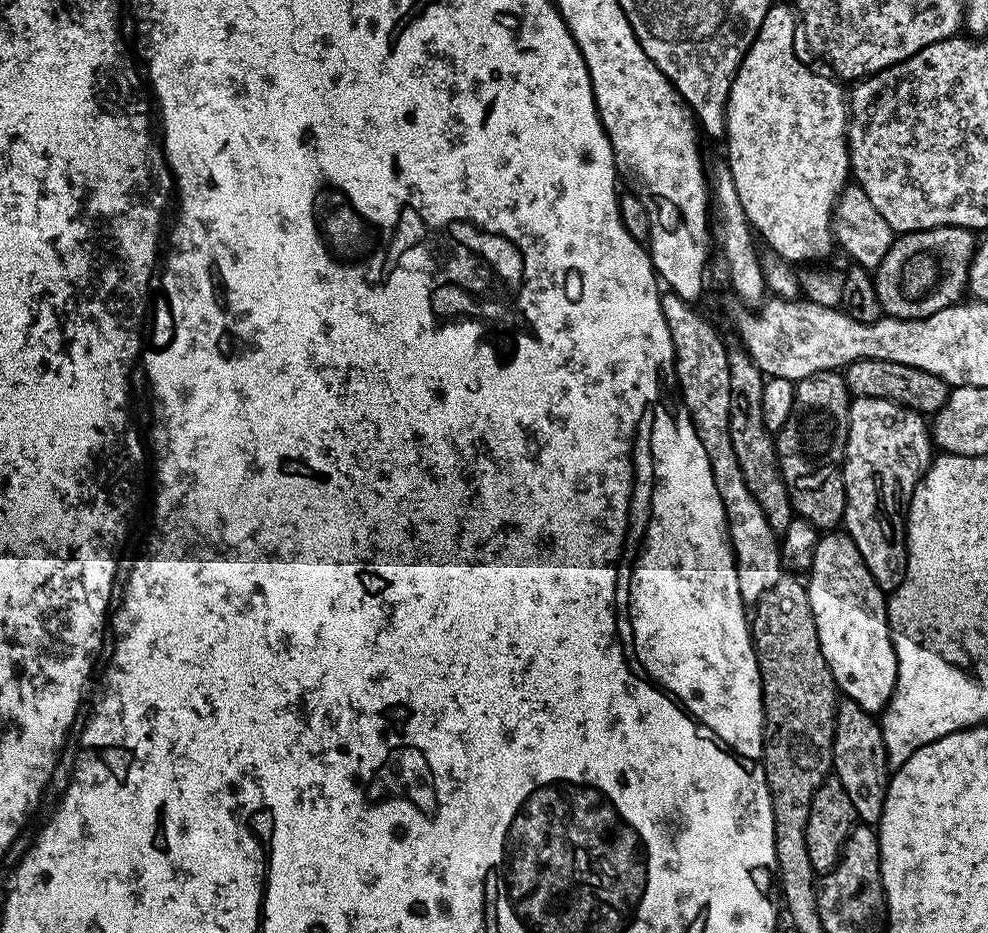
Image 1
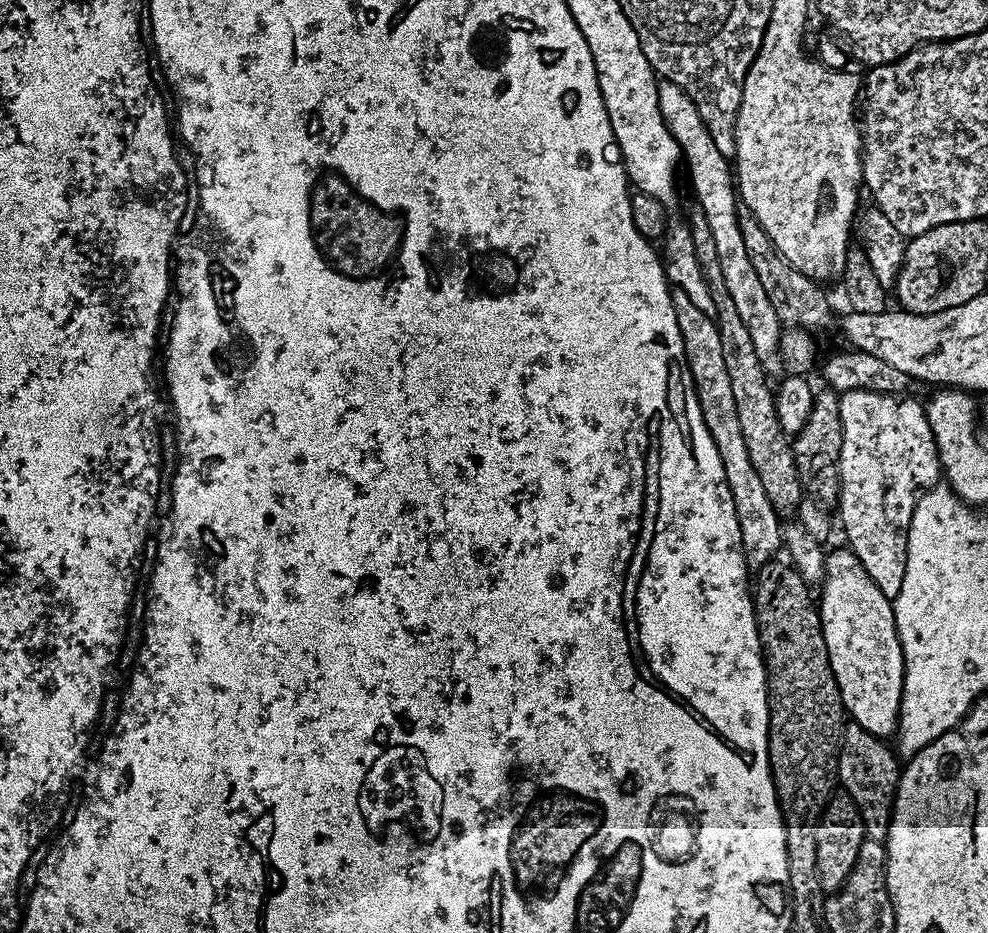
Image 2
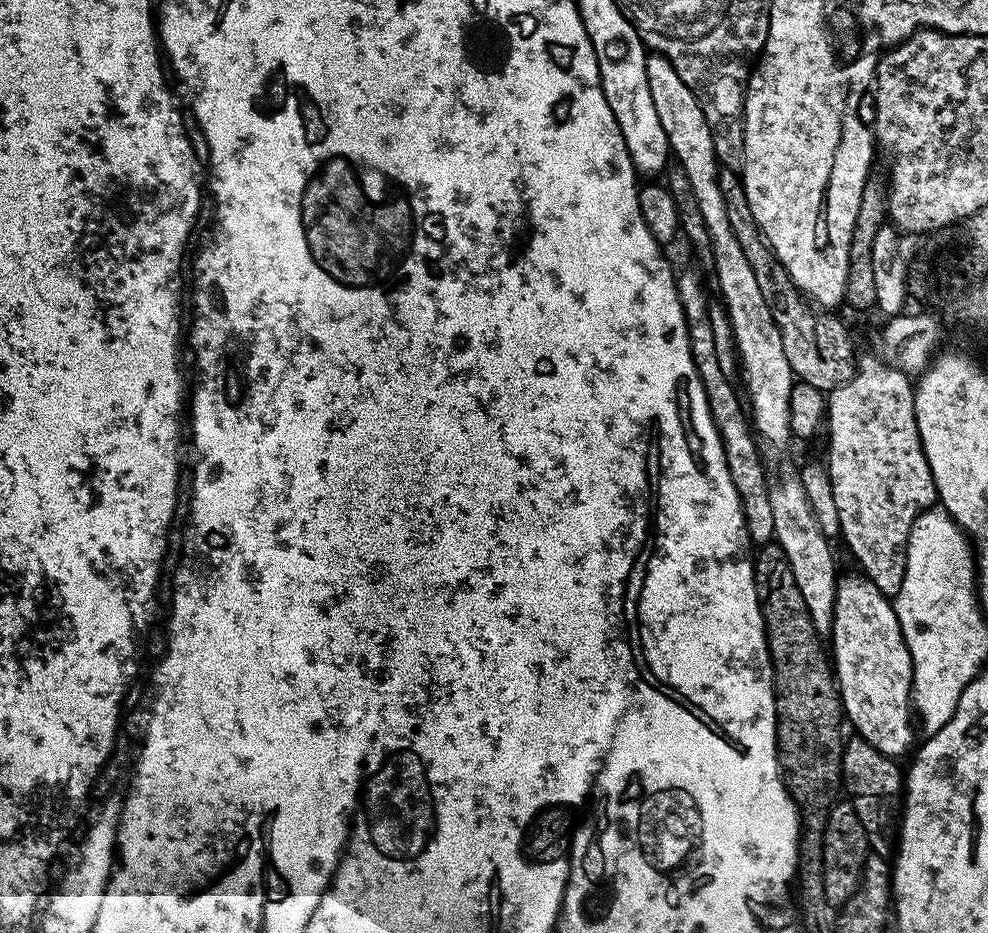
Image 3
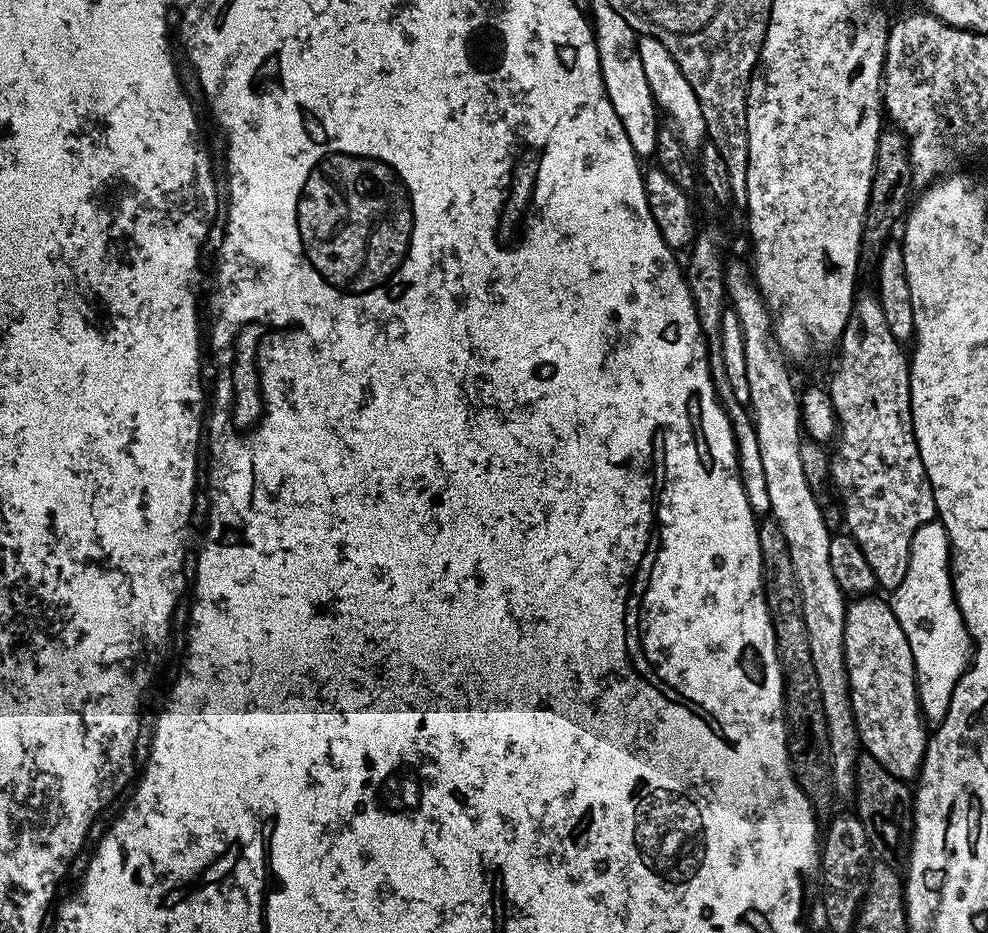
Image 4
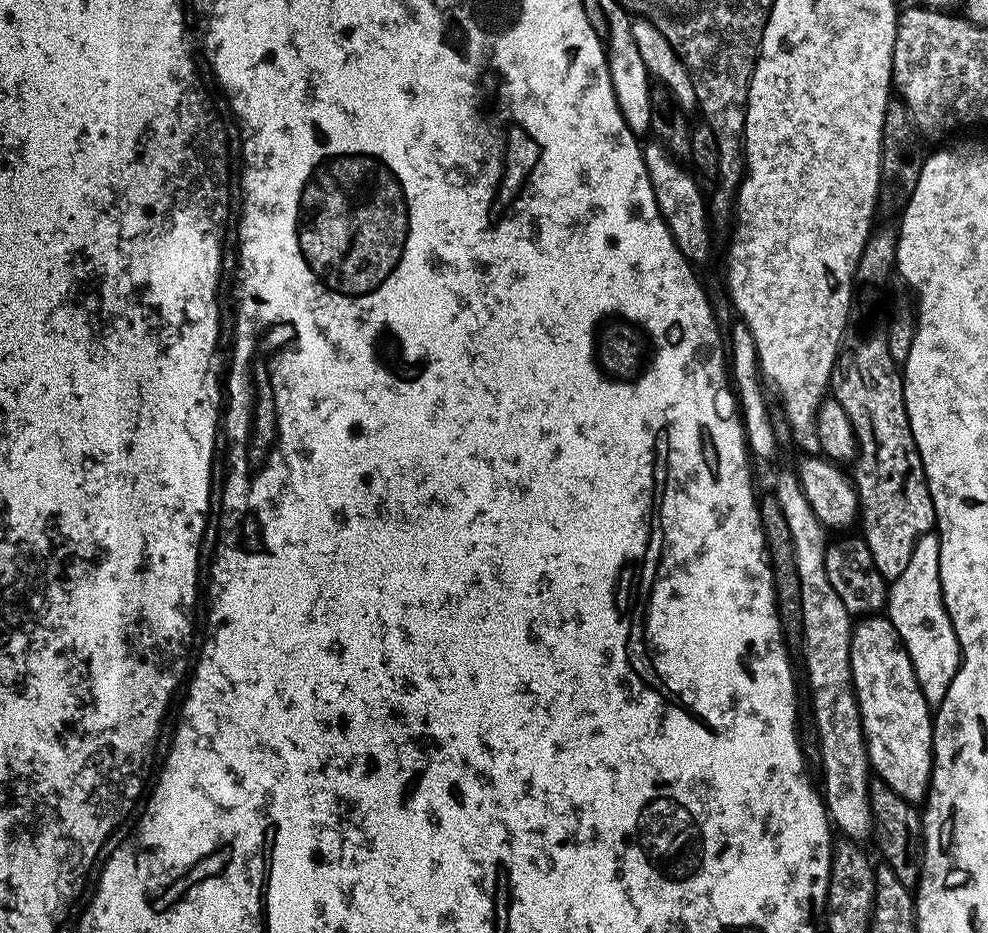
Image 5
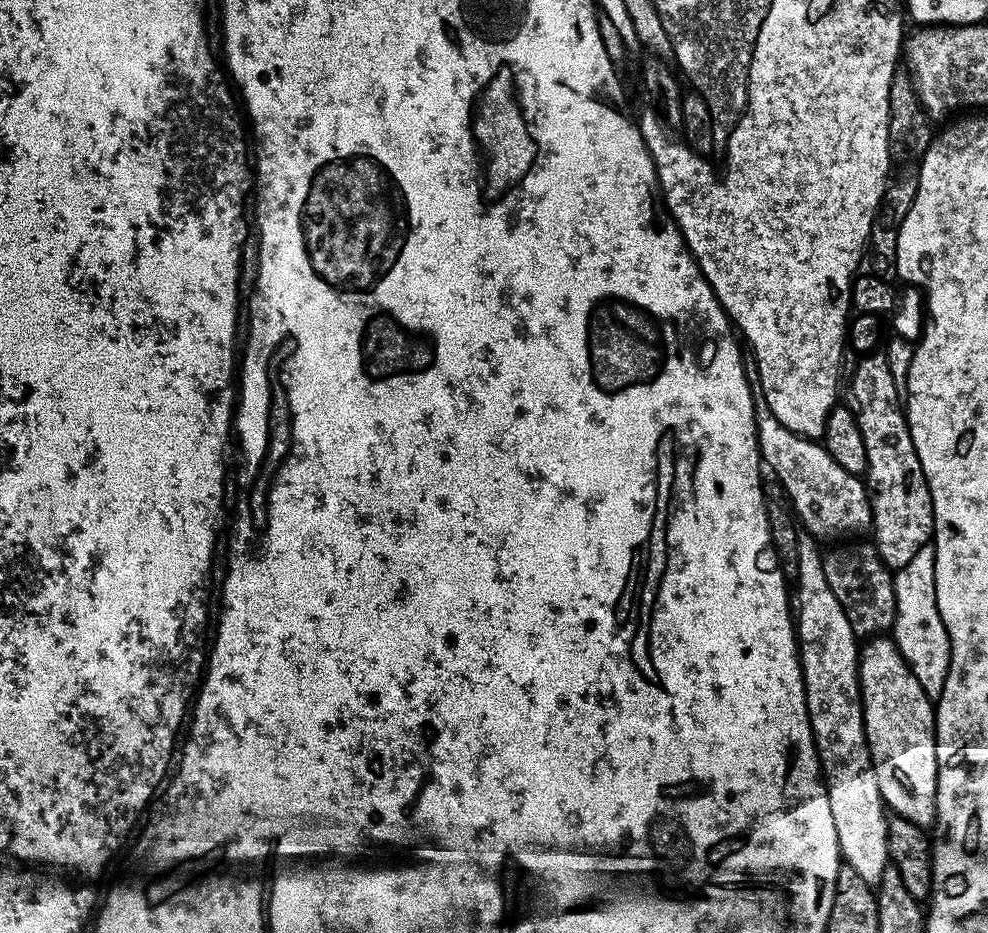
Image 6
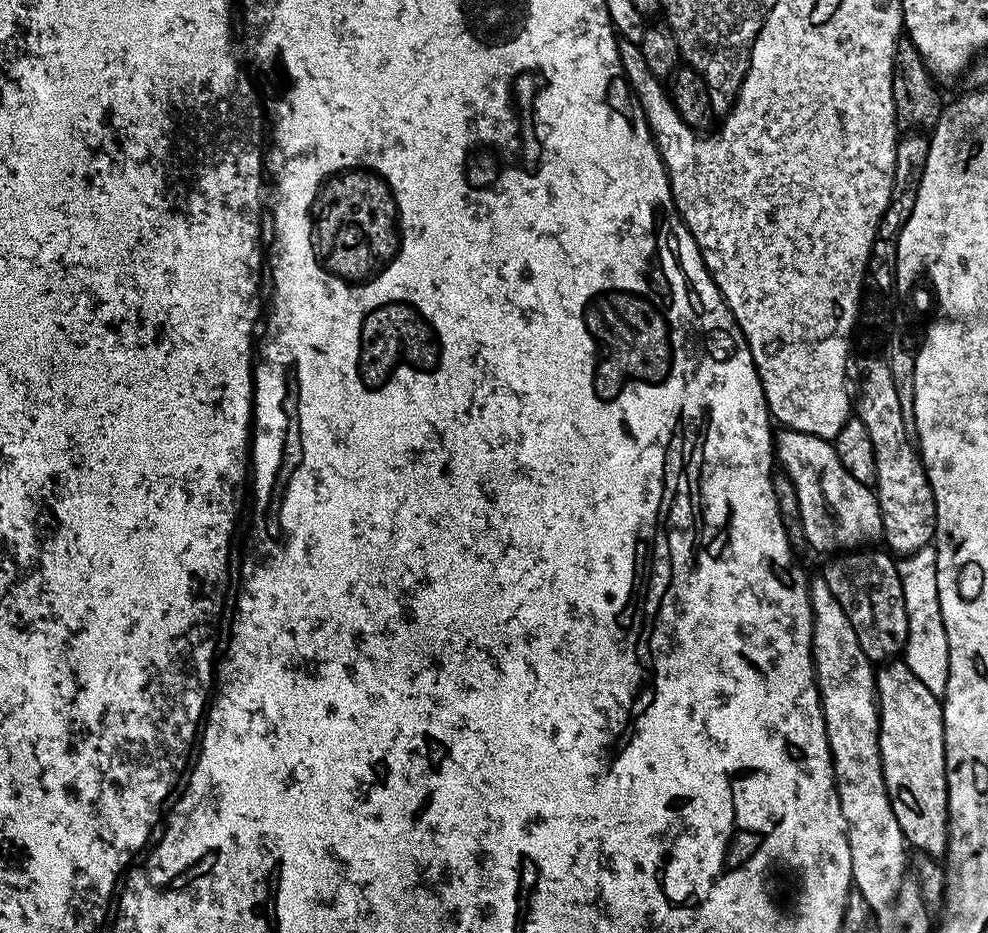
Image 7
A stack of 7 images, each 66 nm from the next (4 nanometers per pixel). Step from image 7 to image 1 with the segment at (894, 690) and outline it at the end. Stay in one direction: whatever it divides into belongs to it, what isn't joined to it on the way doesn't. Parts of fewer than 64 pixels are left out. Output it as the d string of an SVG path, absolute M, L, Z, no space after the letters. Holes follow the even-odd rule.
M836 531L821 535L812 552L812 567L806 576L810 610L814 610L822 658L830 666L837 689L864 712L880 714L896 688L896 655L888 629L886 593L866 570L866 562L847 531Z

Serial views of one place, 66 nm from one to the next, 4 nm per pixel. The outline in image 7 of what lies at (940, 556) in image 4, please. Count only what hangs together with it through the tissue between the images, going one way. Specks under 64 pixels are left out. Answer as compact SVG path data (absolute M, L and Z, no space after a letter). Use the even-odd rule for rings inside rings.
M929 546L905 555L898 564L902 594L906 602L908 637L902 653L903 663L930 690L930 694L943 697L948 681L948 643L942 610L938 606L938 578L936 577L936 549Z

